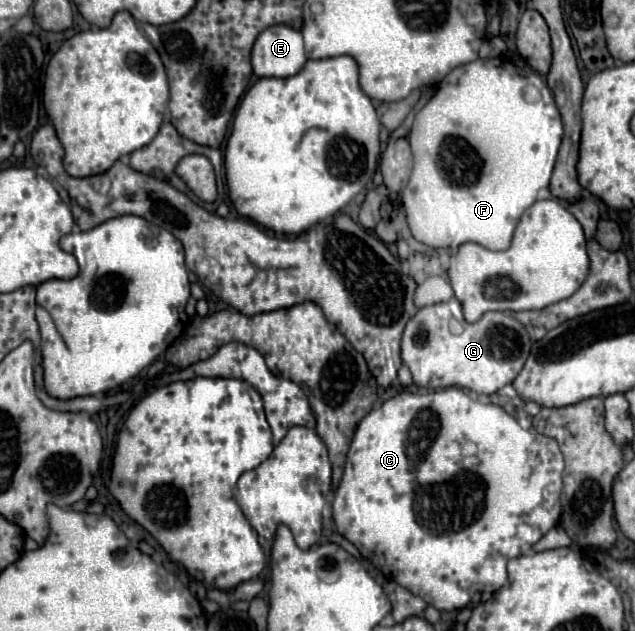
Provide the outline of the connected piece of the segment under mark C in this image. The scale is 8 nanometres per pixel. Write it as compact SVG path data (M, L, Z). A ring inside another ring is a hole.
M506 384L502 390L498 390L498 392L494 392L494 394L490 394L490 396L486 396L486 394L476 394L476 392L472 392L472 390L468 390L468 388L460 388L460 386L446 386L446 388L422 388L422 386L417 386L417 391L407 391L406 387L403 387L399 393L397 393L392 398L384 401L380 408L376 408L376 410L372 410L372 412L368 412L362 420L360 420L360 424L358 424L358 428L356 428L356 434L354 434L354 438L352 438L352 444L350 444L350 450L348 450L348 458L346 458L346 466L344 466L344 476L342 476L342 482L340 482L340 486L338 486L338 490L336 490L336 494L334 494L334 502L332 502L332 516L334 516L334 522L336 522L336 528L338 528L338 532L342 534L342 536L346 536L350 542L354 542L354 546L360 550L360 554L366 558L366 560L370 560L380 572L386 572L384 576L388 578L388 580L394 580L396 584L400 584L400 586L404 586L406 590L410 590L412 594L416 594L416 596L420 596L420 598L424 598L424 602L426 604L430 604L430 606L434 606L434 608L438 608L440 612L452 612L452 610L460 610L460 608L464 608L468 602L470 602L470 598L476 594L476 592L494 592L494 590L498 590L500 586L504 586L506 582L508 582L508 576L506 576L506 564L508 564L508 560L512 560L512 558L516 558L516 556L522 556L522 554L526 554L552 526L556 526L558 524L558 518L560 518L560 514L562 514L562 504L560 504L560 492L562 492L562 470L564 470L564 458L562 458L562 452L560 452L560 448L558 448L558 442L554 440L554 438L548 438L548 436L544 436L544 434L538 434L538 432L530 432L530 430L525 430L522 426L532 426L532 417L538 410L540 410L540 406L536 404L536 402L525 402L519 397L516 393L516 390L513 388L512 384ZM536 508L542 508L542 512L538 512L536 514L536 518L534 518L534 522L526 522L526 518L530 516L530 512L532 510L536 510Z

